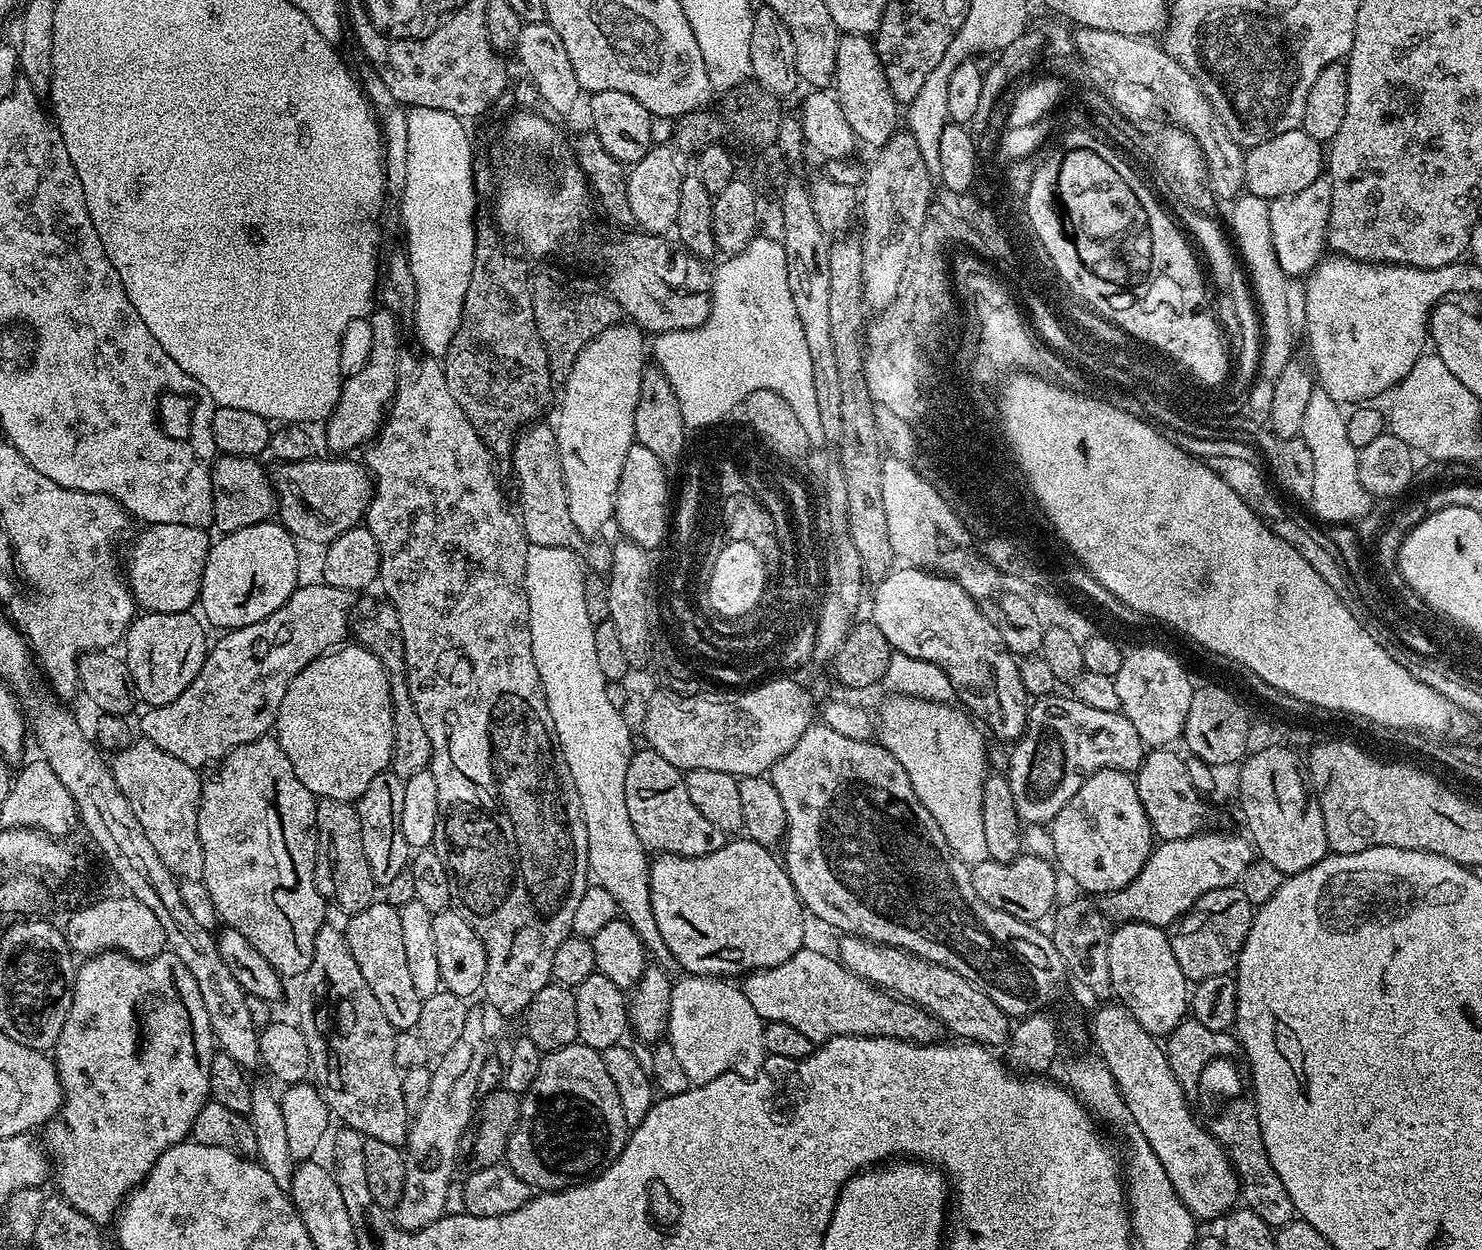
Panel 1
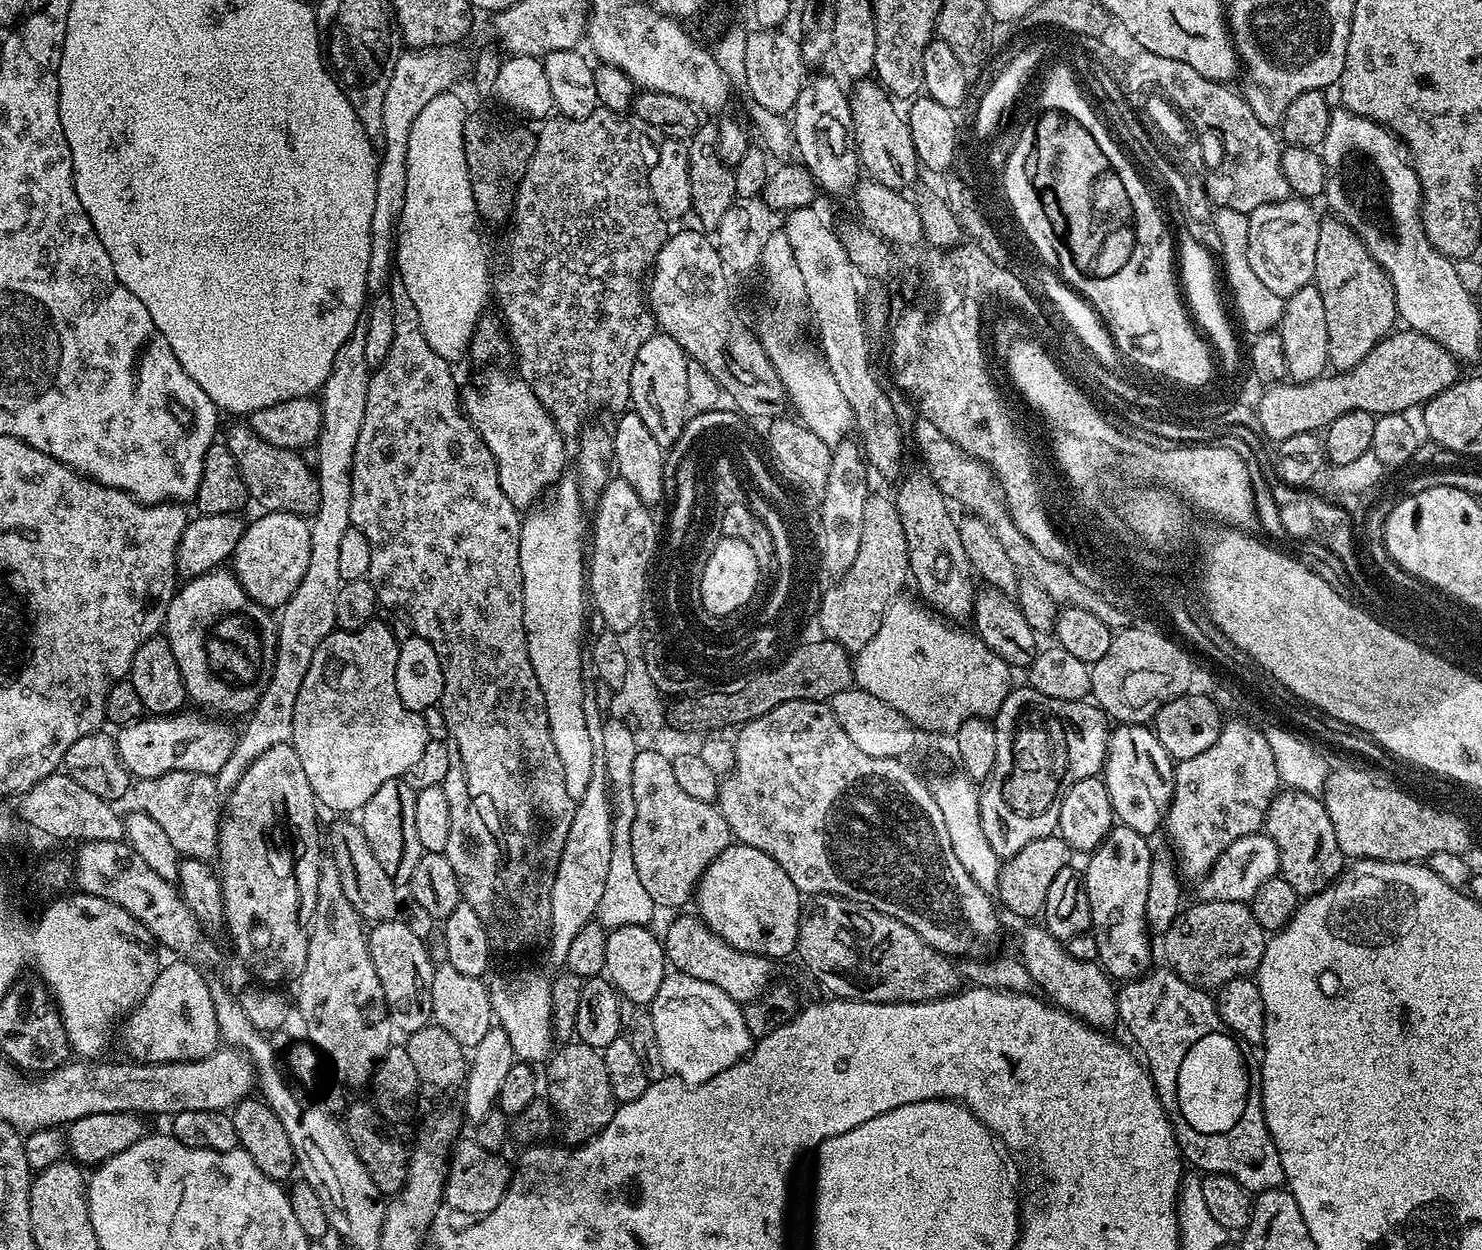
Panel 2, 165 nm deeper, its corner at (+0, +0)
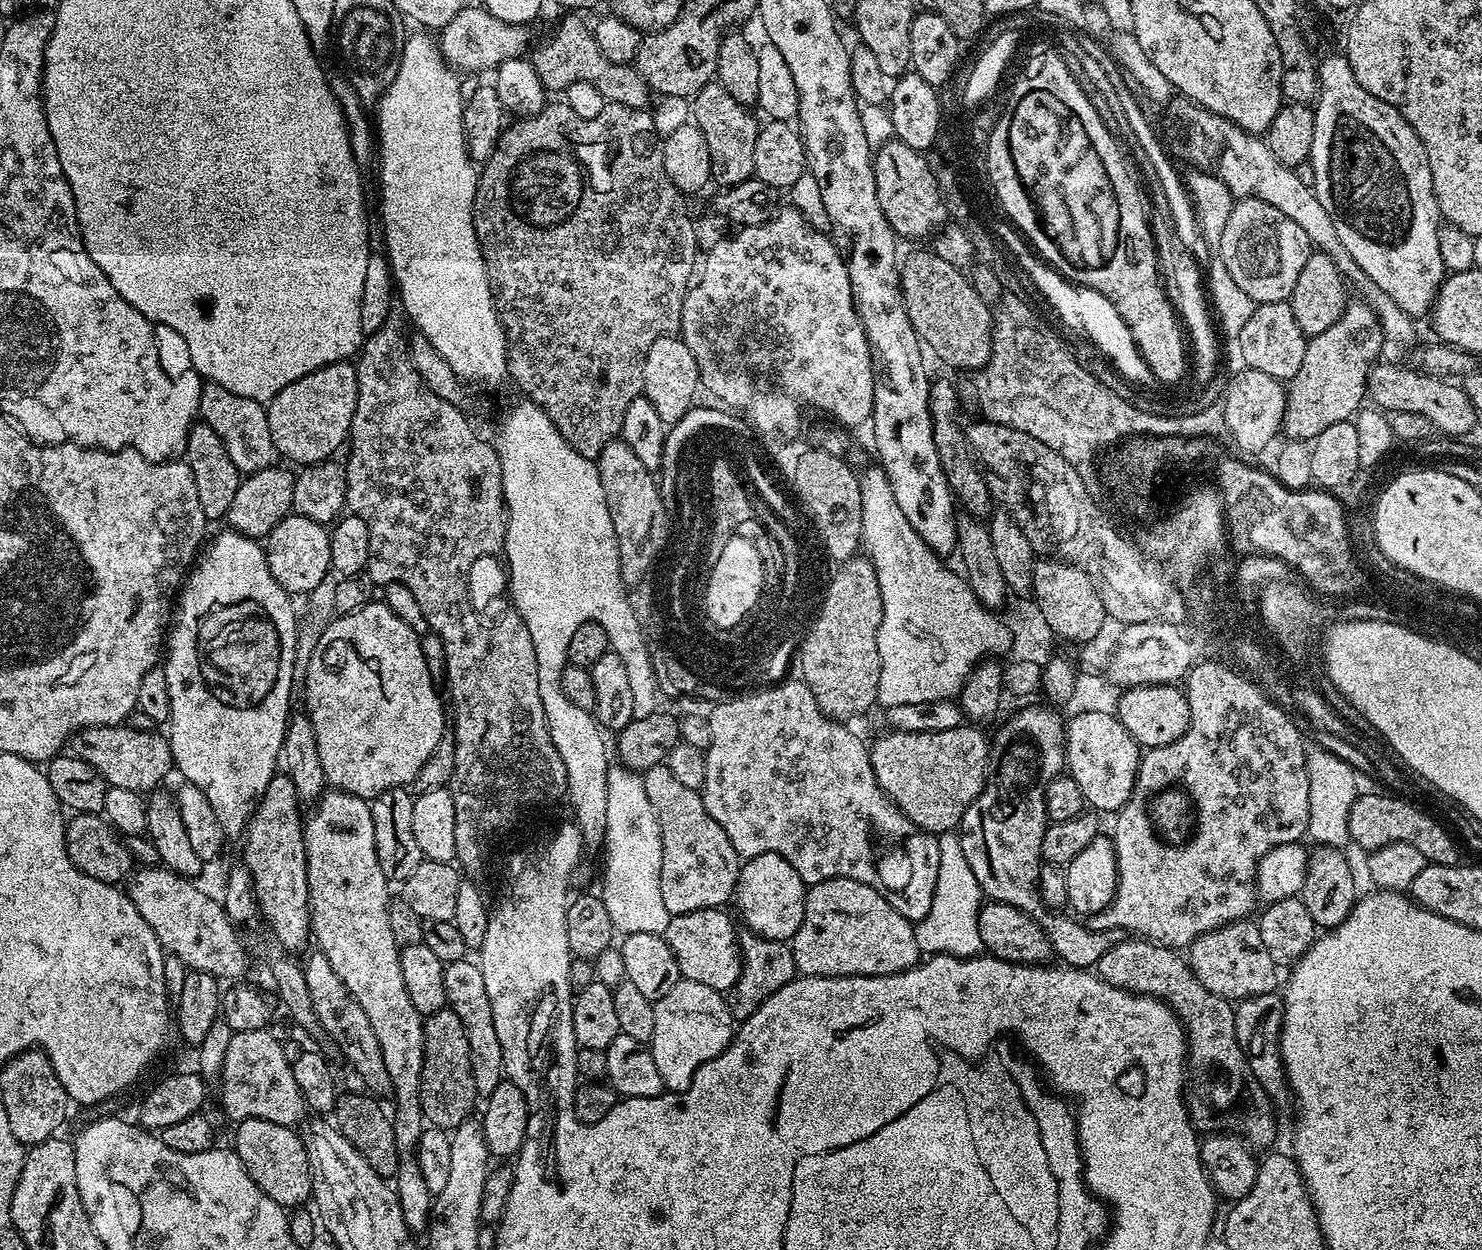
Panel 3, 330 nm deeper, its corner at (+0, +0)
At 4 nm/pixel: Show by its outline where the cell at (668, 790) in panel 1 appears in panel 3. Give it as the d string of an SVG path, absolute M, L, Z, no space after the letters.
M667 763L655 764L642 775L662 834L662 899L668 913L673 917L690 914L690 910L720 908L727 900L729 903L736 891L742 860L730 846L726 830L706 814L699 791L677 782Z

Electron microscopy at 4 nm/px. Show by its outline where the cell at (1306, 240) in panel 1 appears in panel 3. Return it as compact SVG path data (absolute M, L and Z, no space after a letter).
M1246 196L1232 205L1226 230L1222 230L1222 242L1218 245L1218 259L1225 264L1239 289L1259 305L1287 301L1294 282L1298 282L1298 274L1302 274L1302 266L1306 266L1306 258L1313 251L1302 226L1286 218L1286 214L1270 206L1270 202Z

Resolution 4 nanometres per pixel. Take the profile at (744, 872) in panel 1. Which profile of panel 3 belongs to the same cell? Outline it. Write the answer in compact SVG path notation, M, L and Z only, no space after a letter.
M773 852L745 859L736 879L734 905L744 919L743 927L771 940L791 941L792 935L802 926L806 885L803 878L782 858Z

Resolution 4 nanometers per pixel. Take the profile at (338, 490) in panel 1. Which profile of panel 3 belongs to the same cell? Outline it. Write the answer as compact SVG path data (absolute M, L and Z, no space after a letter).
M208 382L200 390L199 419L214 430L226 442L226 451L238 466L241 474L251 474L258 470L266 470L277 463L278 453L274 442L270 438L270 422L268 409L263 403L254 398L242 398L242 394L234 394L226 390L226 386Z

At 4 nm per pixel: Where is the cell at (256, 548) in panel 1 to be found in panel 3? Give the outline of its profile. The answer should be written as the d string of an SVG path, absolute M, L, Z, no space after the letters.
M289 514L274 526L266 538L268 565L274 578L289 594L307 594L319 583L327 581L330 576L330 532L325 525L311 521L310 518Z

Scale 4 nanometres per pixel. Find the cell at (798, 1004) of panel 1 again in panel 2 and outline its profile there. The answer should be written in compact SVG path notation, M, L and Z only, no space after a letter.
M691 915L680 916L677 920L670 921L668 929L662 932L664 957L668 959L669 965L675 971L686 974L690 978L698 978L698 982L710 982L710 986L718 986L718 990L722 990L722 994L730 994L730 998L741 1006L749 1004L750 1001L756 1000L762 993L768 991L774 980L772 977L773 961L769 957L750 954L730 946L730 942L726 942L718 934L714 934L714 930L710 930L710 926L706 926L699 915Z

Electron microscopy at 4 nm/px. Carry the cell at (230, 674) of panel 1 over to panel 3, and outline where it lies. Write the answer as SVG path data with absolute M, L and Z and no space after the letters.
M127 723L83 728L70 741L70 748L81 760L88 760L110 786L134 790L141 794L159 789L160 784L173 771L172 751L167 739L159 731L143 732L129 728Z

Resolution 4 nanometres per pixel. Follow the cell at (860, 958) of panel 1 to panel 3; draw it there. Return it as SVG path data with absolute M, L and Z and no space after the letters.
M835 876L832 880L823 880L820 884L811 885L807 889L804 898L802 926L798 926L798 930L792 935L790 947L794 954L796 971L801 976L889 976L890 974L905 972L906 969L920 963L922 959L913 921L906 919L902 914L898 914L898 910L894 910L894 906L890 906L890 902L886 902L886 898L882 898L882 894L878 894L878 890L874 890L854 878L842 878L841 876Z

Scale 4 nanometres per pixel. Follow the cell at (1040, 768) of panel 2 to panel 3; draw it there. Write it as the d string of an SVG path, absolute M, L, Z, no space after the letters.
M1032 704L1029 708L1020 708L997 730L996 736L994 732L994 739L990 744L990 775L980 792L980 797L968 807L966 814L960 819L958 835L962 842L962 851L966 853L966 862L970 862L970 870L974 870L974 878L978 878L985 897L1000 900L1022 910L1027 916L1033 916L1040 929L1047 934L1053 953L1069 968L1091 969L1098 962L1098 958L1102 958L1102 954L1110 950L1110 946L1118 946L1118 942L1125 940L1126 934L1117 928L1091 932L1087 923L1073 918L1067 911L1045 907L1040 899L1040 851L1044 832L1050 823L1044 795L1048 783L1061 775L1066 768L1066 720L1064 716L1062 718L1056 713L1059 711L1055 707L1047 707Z

